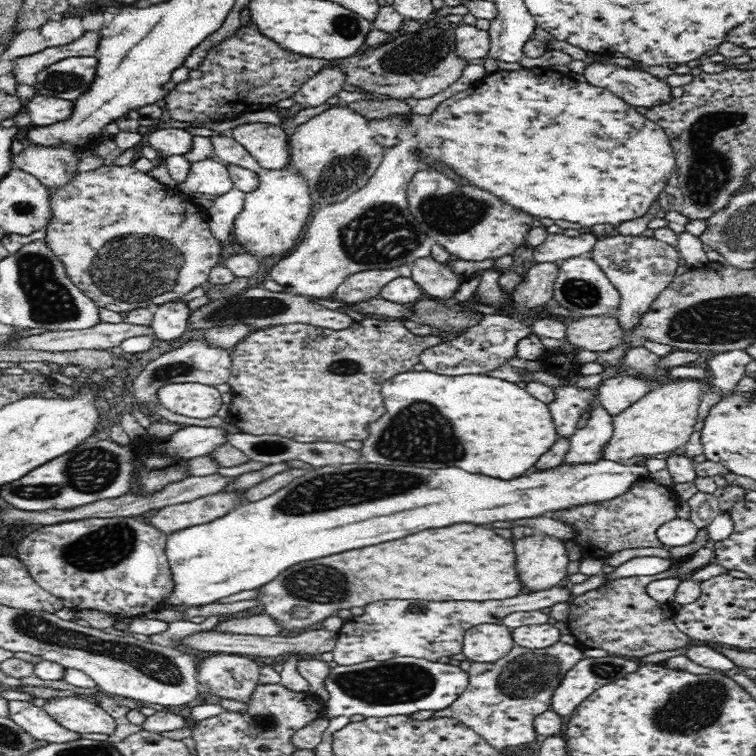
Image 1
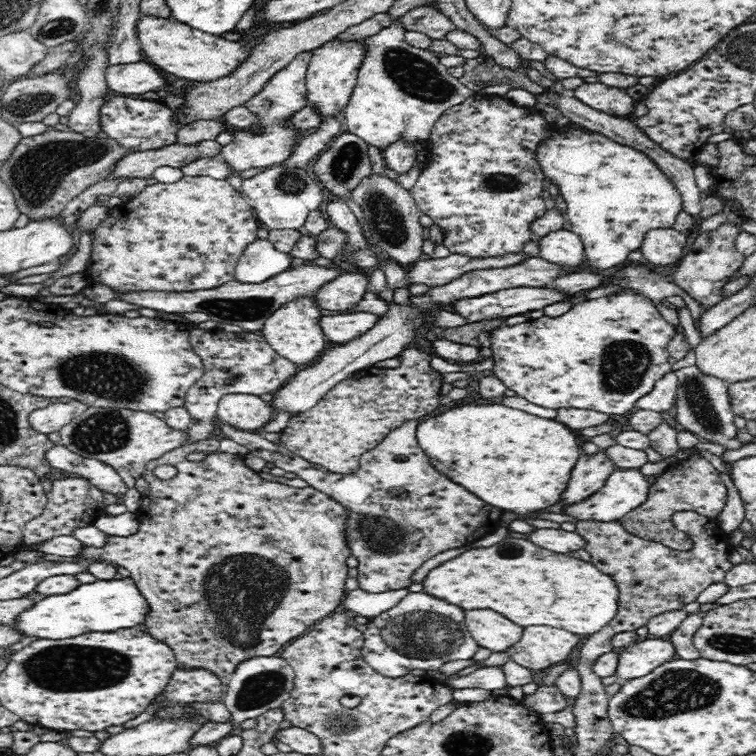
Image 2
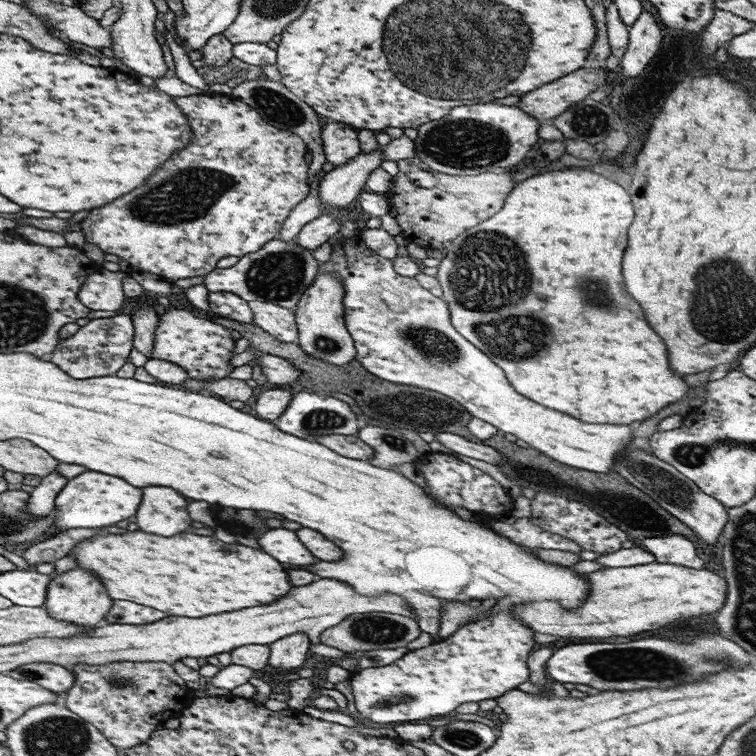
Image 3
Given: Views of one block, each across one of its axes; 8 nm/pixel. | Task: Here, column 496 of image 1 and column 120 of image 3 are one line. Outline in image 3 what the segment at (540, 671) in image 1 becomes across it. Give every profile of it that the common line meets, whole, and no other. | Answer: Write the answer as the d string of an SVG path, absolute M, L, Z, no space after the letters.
M118 661L101 665L68 665L76 674L76 681L68 694L66 705L74 714L81 715L93 724L117 749L130 749L149 741L150 735L169 718L178 717L195 699L195 693L186 687L186 682L167 662Z

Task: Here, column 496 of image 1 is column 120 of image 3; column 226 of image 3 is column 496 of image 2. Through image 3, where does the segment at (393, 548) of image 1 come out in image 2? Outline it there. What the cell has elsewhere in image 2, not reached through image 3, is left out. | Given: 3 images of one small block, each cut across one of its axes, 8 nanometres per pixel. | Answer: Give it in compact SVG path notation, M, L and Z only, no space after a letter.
M504 538L490 548L474 548L463 552L430 570L422 582L424 593L434 594L436 598L448 600L450 604L464 610L490 608L523 628L542 624L588 636L606 626L618 612L618 585L610 575L598 570L590 561L544 550L522 538Z

